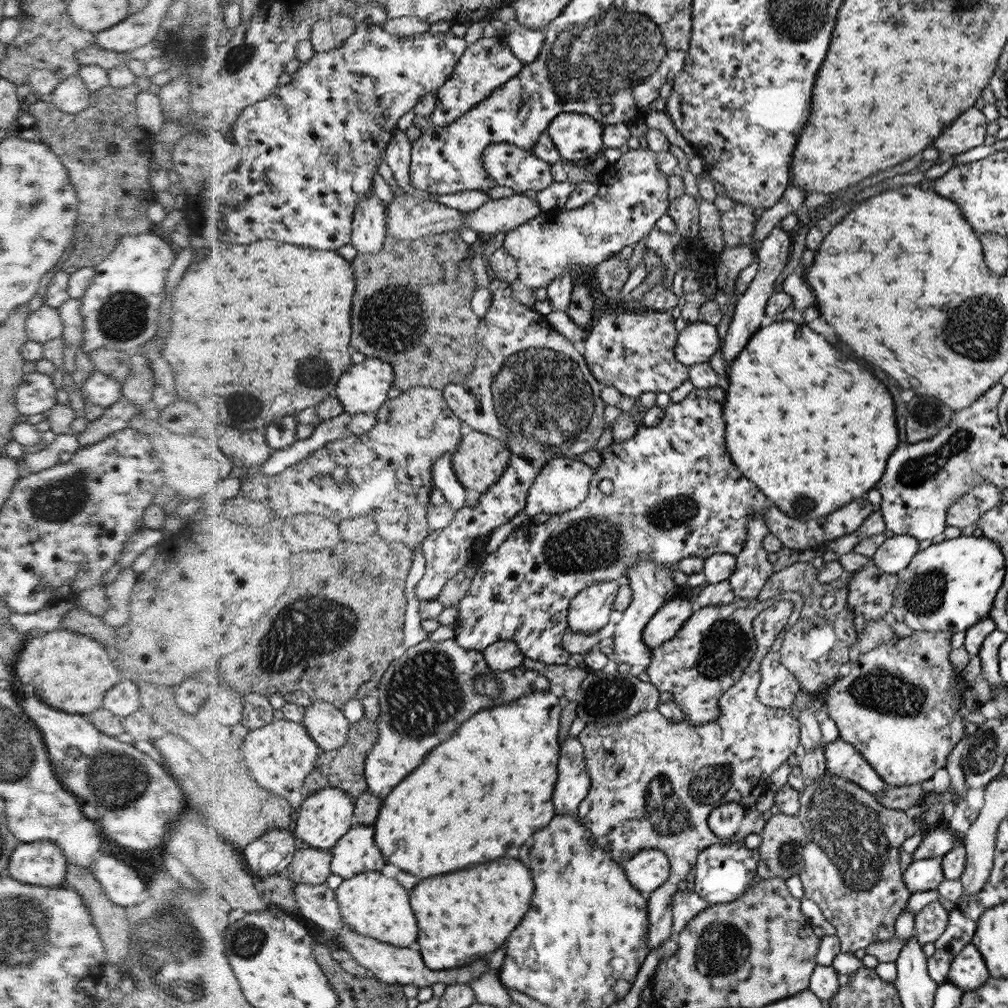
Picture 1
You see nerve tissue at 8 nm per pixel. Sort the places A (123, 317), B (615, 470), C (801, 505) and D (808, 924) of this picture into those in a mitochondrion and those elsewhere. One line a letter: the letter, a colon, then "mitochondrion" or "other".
A: mitochondrion
B: other
C: mitochondrion
D: other

